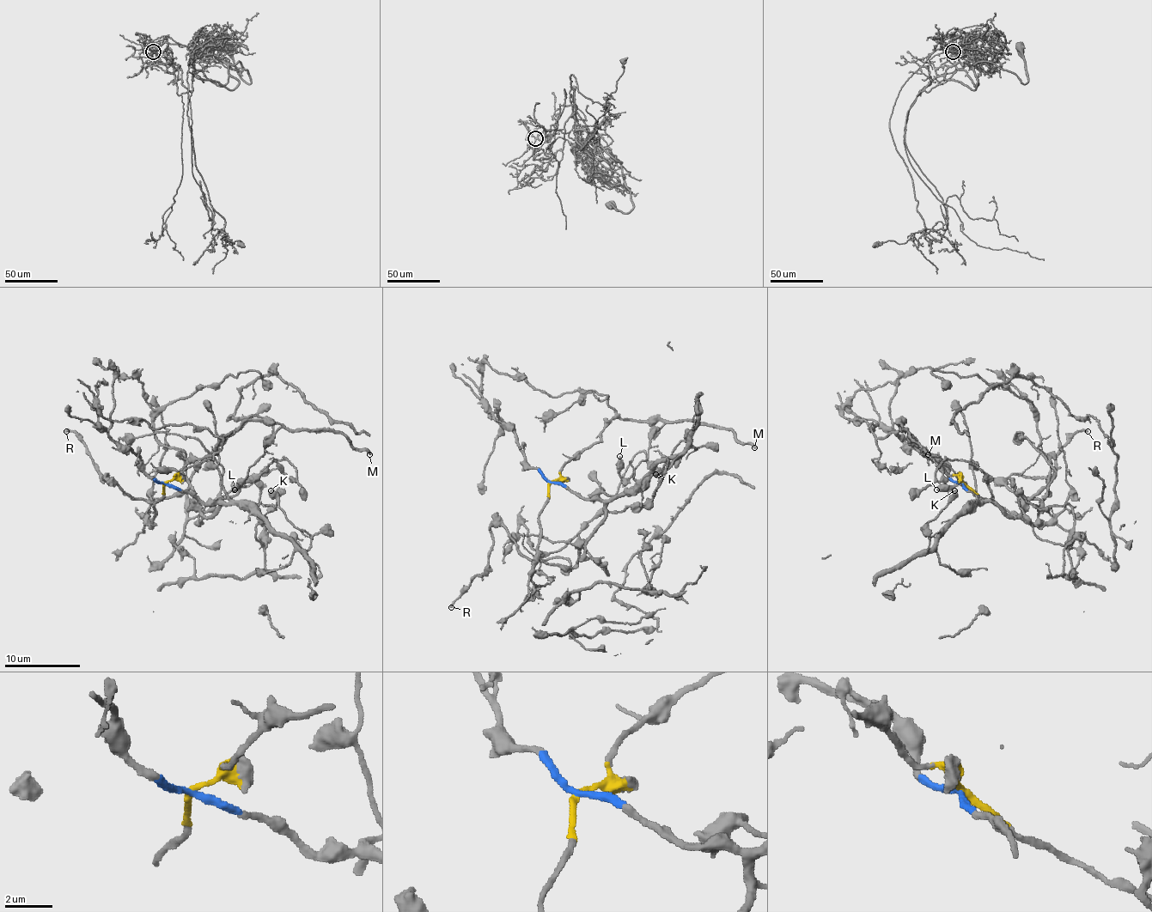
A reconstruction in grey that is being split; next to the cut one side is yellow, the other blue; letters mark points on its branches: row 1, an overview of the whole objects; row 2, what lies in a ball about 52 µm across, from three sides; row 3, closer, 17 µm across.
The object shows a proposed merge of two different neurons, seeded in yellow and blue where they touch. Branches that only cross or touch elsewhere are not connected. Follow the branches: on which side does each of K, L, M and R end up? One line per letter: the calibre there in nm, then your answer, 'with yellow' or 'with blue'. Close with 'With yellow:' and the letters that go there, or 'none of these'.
K: 650 nm | with blue
L: 480 nm | with yellow
M: 280 nm | with yellow
R: 220 nm | with blue
With yellow: L, M

